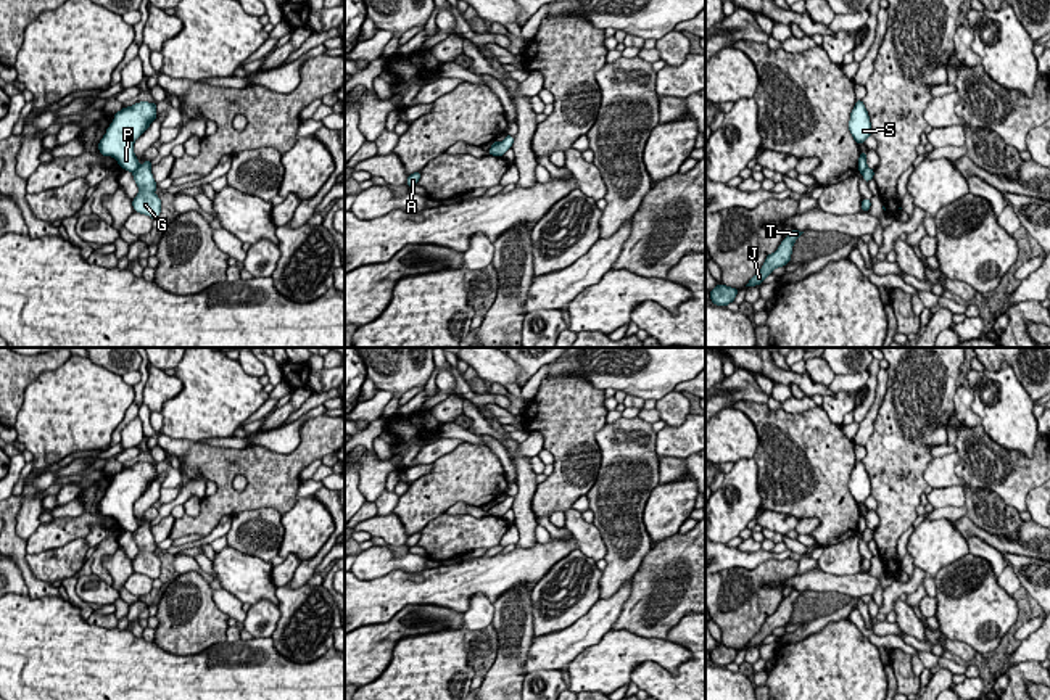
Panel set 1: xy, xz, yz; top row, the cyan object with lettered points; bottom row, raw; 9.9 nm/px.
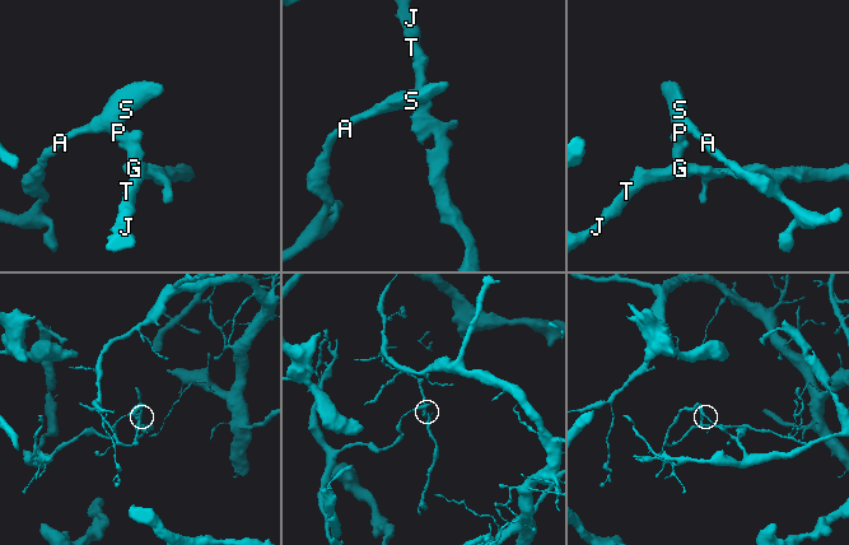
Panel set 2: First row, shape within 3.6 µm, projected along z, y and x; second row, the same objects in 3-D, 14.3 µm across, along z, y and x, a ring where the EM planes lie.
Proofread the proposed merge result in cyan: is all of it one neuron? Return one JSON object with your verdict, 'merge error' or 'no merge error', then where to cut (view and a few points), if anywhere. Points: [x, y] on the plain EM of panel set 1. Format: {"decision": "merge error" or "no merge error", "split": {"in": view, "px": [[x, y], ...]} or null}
{"decision": "merge error", "split": {"in": "xy", "px": [[139, 527], [132, 533]]}}

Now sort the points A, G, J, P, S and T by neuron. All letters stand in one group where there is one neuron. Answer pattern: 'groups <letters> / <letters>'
groups A P S / G J T

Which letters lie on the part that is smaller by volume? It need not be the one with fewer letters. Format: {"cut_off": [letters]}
{"cut_off": ["G", "J", "T"]}

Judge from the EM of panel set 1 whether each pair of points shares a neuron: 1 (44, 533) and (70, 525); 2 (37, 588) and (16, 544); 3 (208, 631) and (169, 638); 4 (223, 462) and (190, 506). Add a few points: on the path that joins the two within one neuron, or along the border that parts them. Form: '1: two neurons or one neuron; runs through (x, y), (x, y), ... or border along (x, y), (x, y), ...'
1: one neuron; runs through (50, 533), (63, 530)
2: one neuron; runs through (28, 576), (18, 555)
3: one neuron; runs through (198, 631), (179, 631)
4: two neurons; border along (202, 499), (200, 510), (195, 515), (186, 514)

